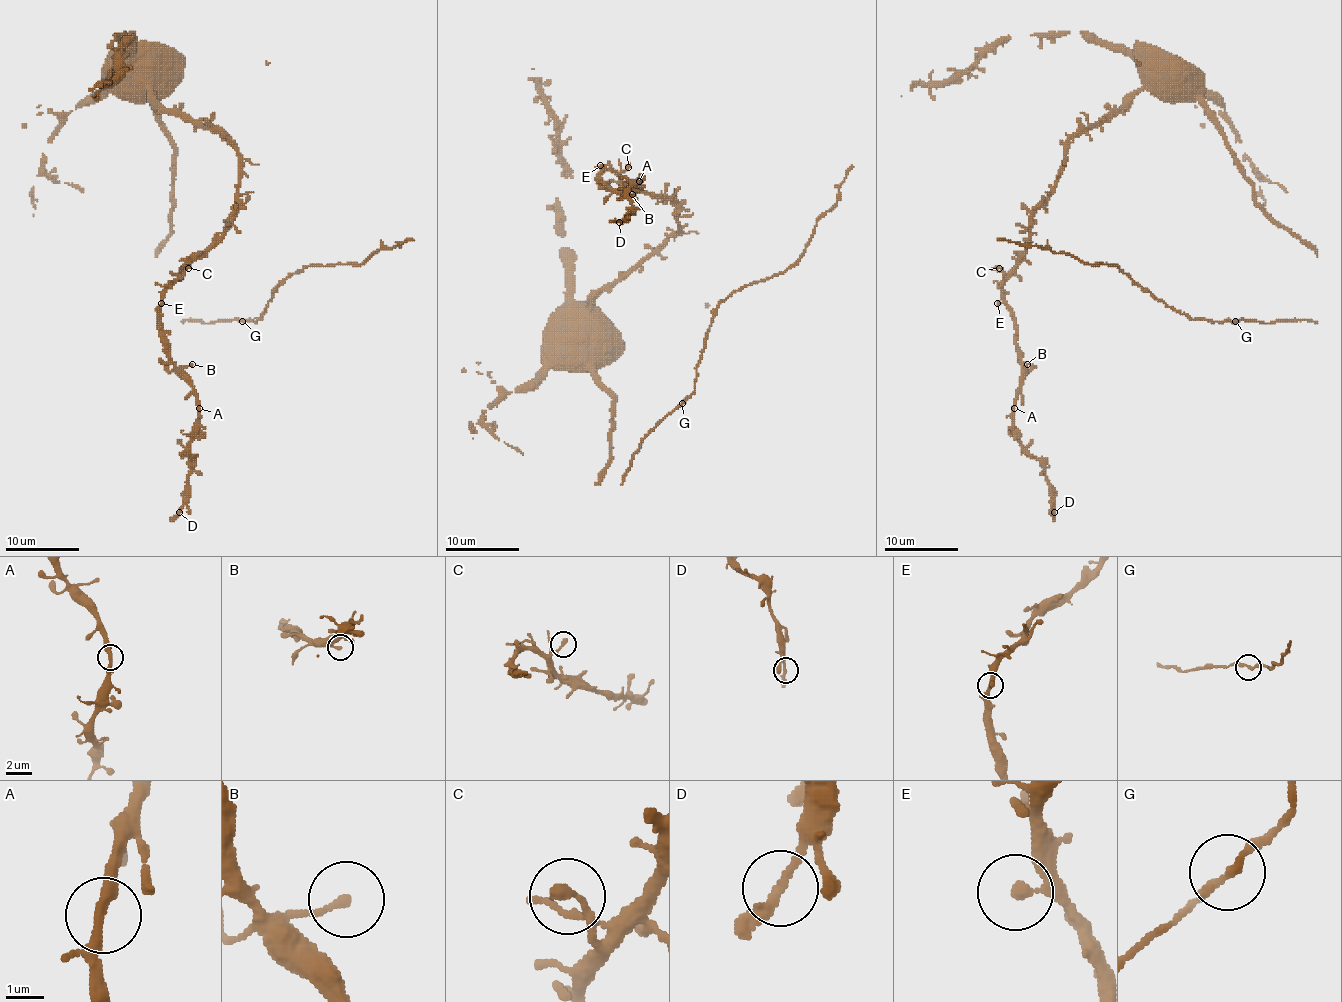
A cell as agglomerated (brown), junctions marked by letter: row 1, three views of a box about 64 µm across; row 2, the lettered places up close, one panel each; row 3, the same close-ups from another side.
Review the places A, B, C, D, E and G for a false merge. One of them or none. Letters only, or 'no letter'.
no letter

